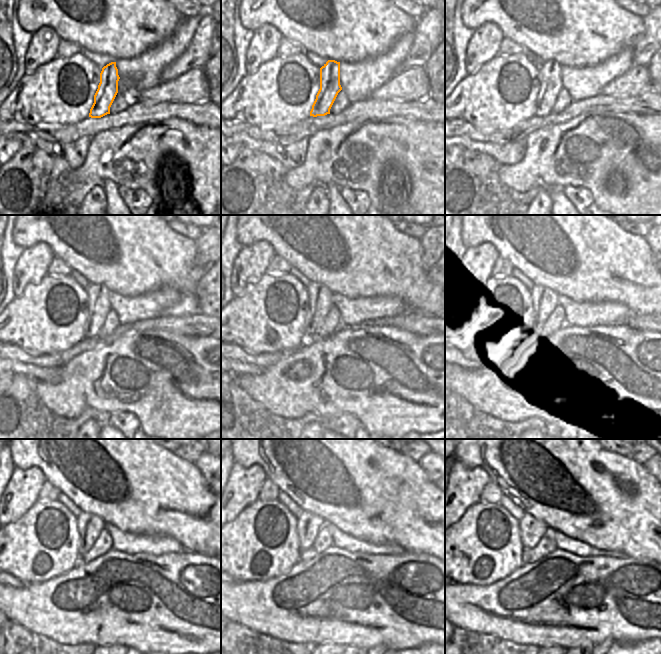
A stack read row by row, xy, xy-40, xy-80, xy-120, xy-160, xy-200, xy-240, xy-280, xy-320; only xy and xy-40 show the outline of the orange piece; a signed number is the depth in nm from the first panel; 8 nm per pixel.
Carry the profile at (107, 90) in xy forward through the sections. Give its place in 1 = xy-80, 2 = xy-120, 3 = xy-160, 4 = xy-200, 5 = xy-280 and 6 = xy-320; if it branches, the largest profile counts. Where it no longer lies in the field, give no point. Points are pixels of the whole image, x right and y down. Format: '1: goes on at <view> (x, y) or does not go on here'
1: goes on at xy-80 (549, 79)
2: goes on at xy-120 (99, 306)
3: goes on at xy-160 (319, 296)
4: goes on at xy-200 (543, 300)
5: goes on at xy-280 (309, 525)
6: goes on at xy-320 (532, 529)

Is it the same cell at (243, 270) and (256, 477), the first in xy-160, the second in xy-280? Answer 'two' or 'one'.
one

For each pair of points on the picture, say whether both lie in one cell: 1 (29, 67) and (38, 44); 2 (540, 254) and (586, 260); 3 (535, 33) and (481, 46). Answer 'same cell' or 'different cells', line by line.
1: same cell
2: same cell
3: different cells

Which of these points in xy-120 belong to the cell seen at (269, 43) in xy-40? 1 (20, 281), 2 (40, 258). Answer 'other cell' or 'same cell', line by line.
1: same cell
2: same cell

